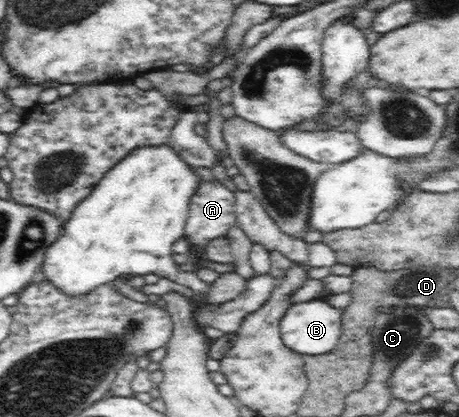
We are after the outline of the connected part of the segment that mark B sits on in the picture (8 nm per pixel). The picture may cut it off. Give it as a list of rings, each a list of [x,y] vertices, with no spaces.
[[[325,299],[294,303],[280,322],[280,333],[285,345],[302,355],[319,356],[327,354],[339,345],[343,335],[343,317],[346,309],[332,307]]]

